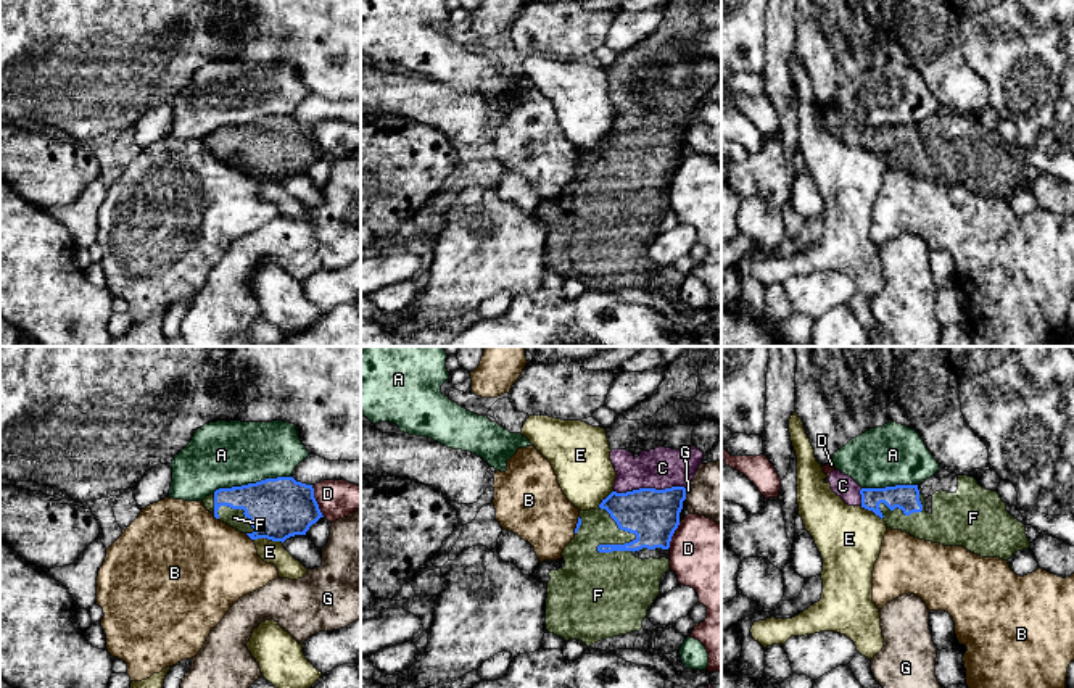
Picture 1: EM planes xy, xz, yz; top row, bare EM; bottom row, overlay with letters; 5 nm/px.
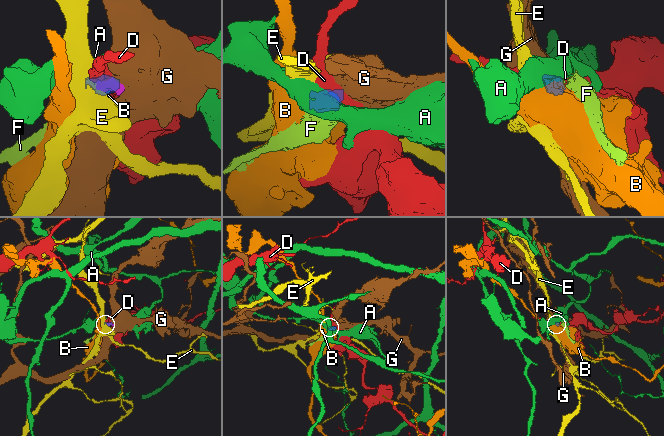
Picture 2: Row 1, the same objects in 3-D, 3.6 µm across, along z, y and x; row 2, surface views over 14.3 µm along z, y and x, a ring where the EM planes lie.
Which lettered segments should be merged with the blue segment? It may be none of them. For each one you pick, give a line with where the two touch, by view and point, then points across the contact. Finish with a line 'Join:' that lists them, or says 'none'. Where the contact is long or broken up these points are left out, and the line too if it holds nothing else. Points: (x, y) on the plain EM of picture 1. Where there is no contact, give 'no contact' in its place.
C: meets blue in xz at (649, 128)
F: meets blue in xz at (609, 184)
Join: C, F

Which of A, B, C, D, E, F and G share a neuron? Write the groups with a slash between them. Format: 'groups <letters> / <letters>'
groups A / B / C F / D / E / G

